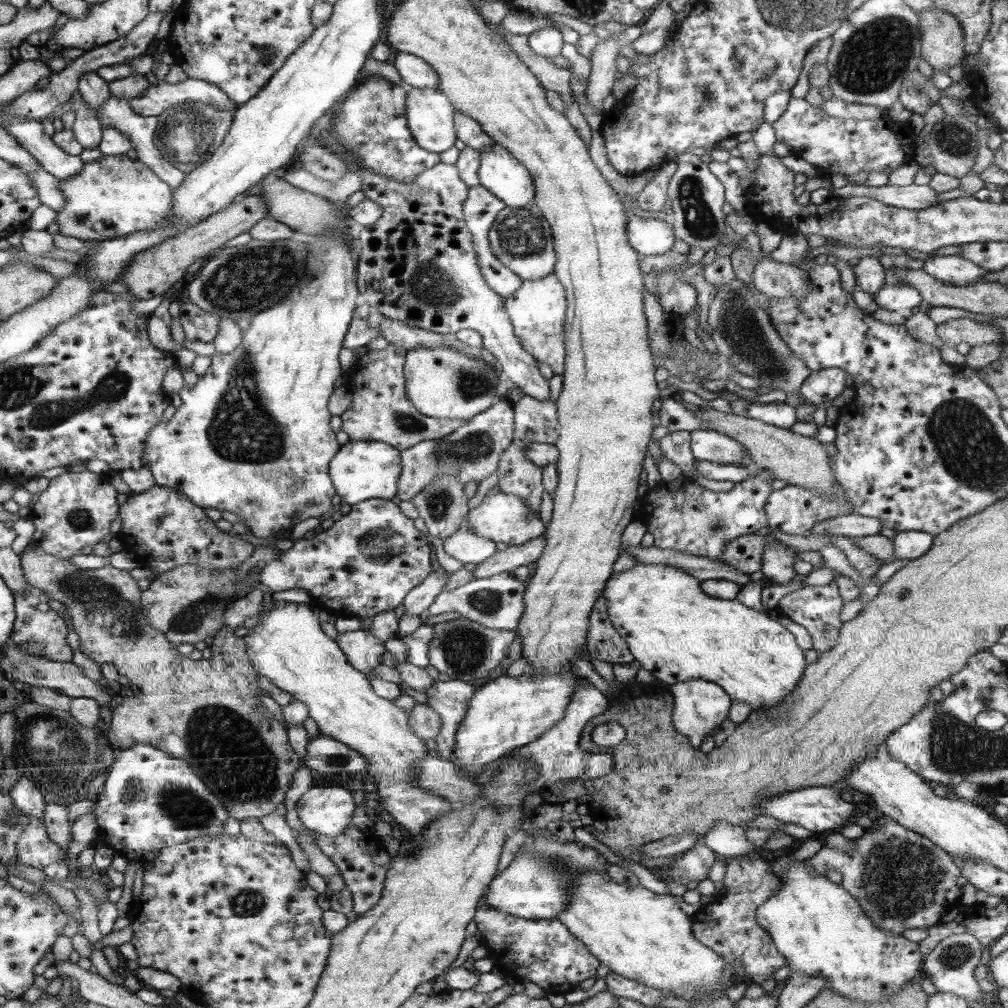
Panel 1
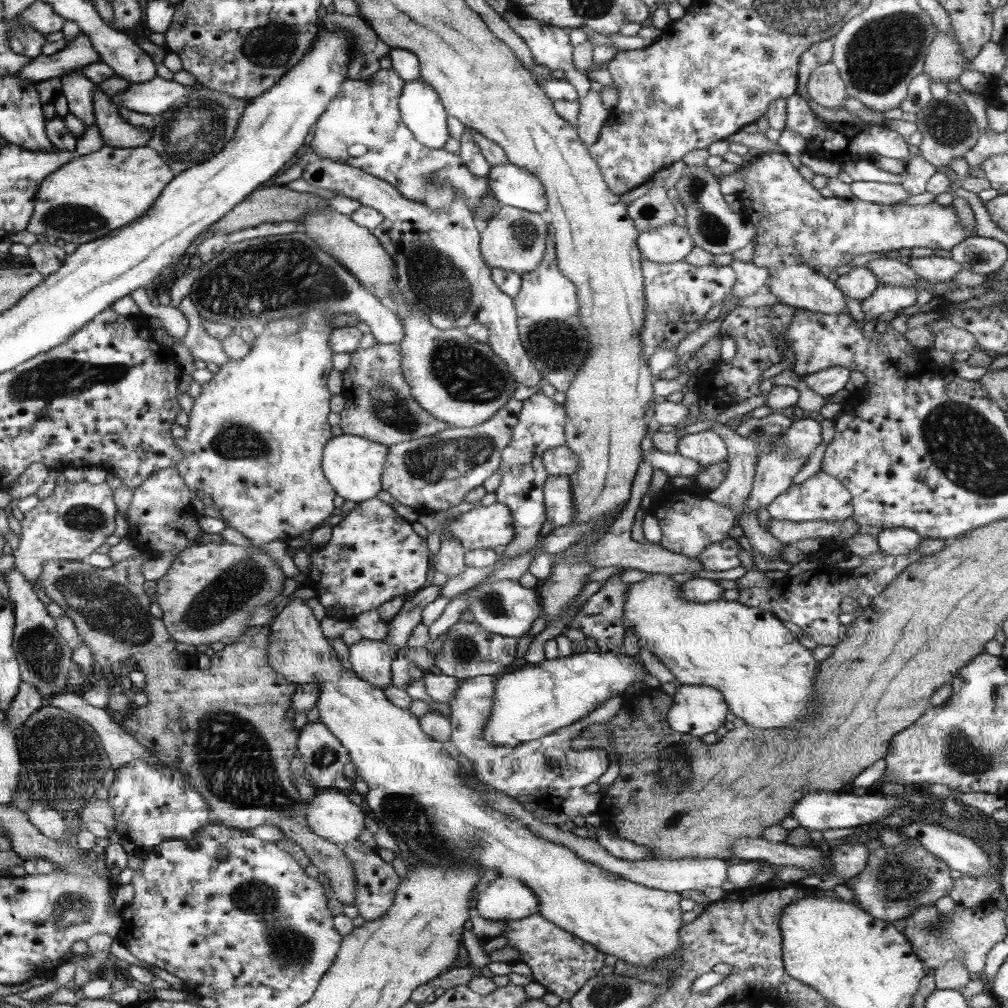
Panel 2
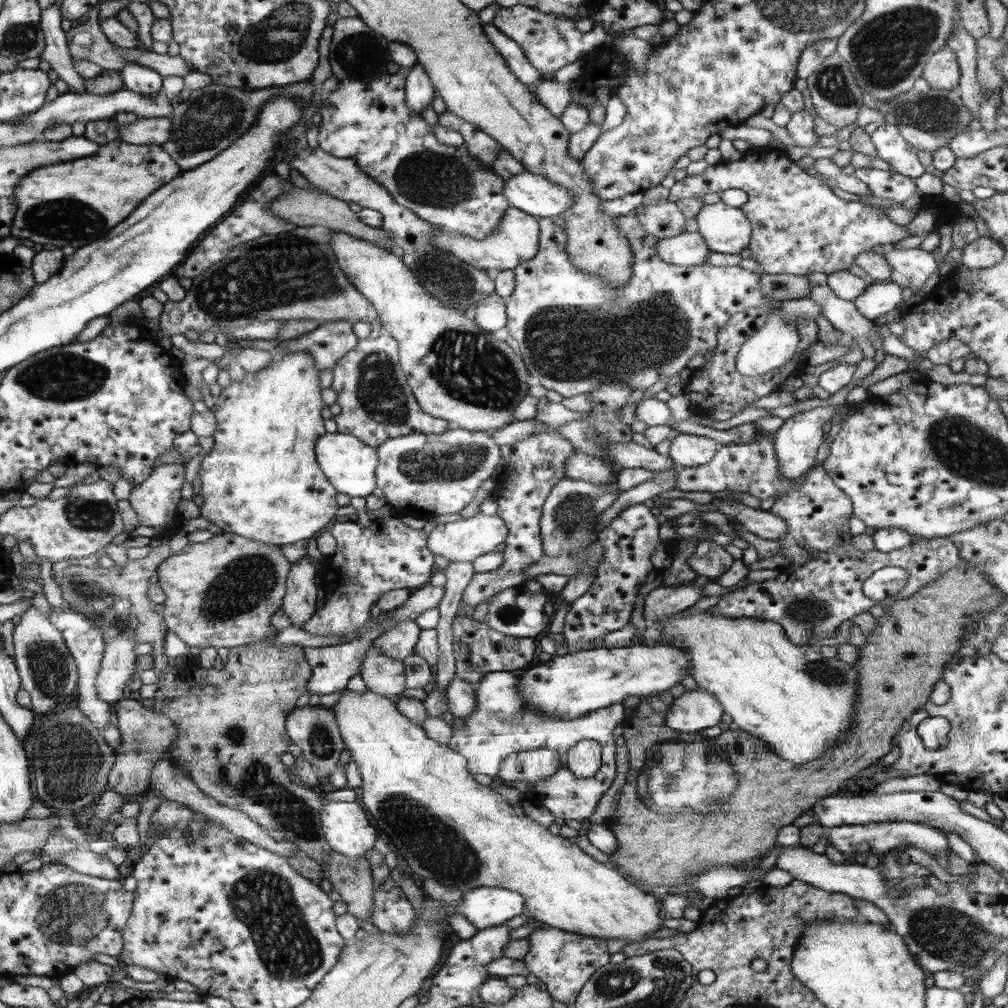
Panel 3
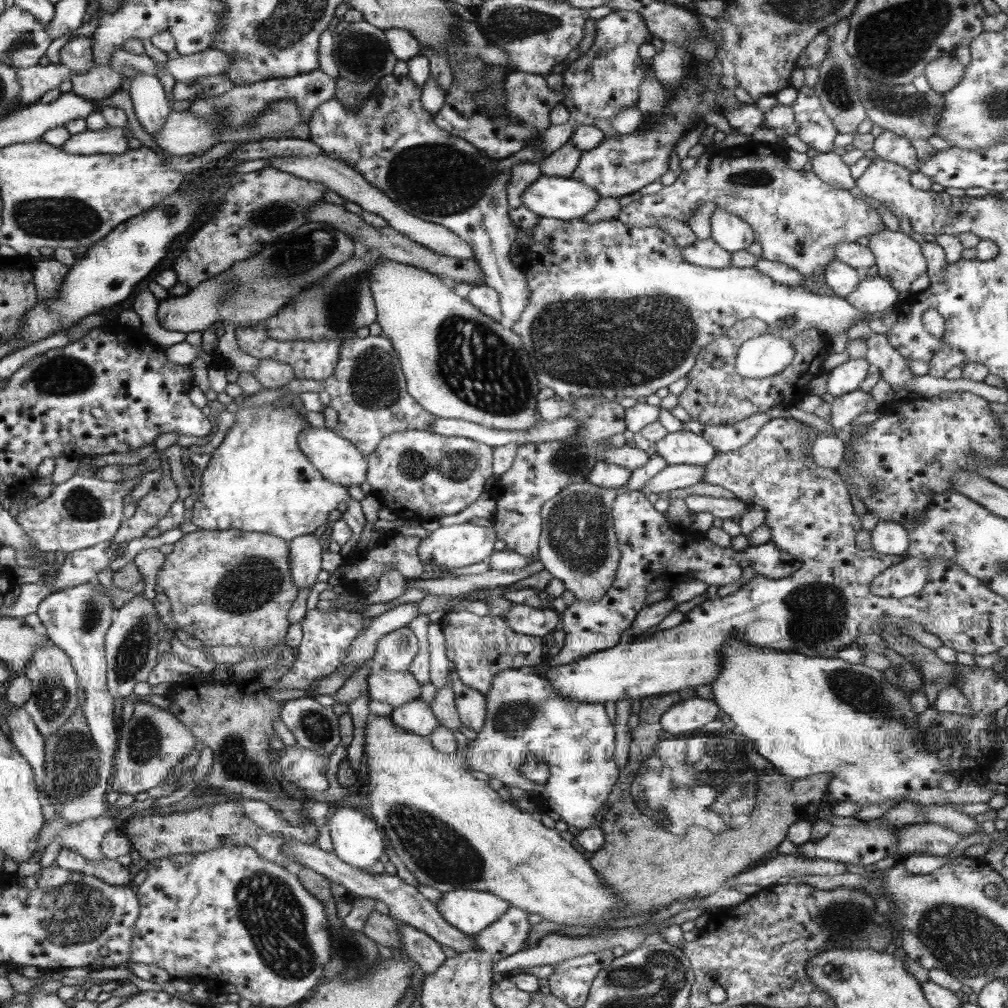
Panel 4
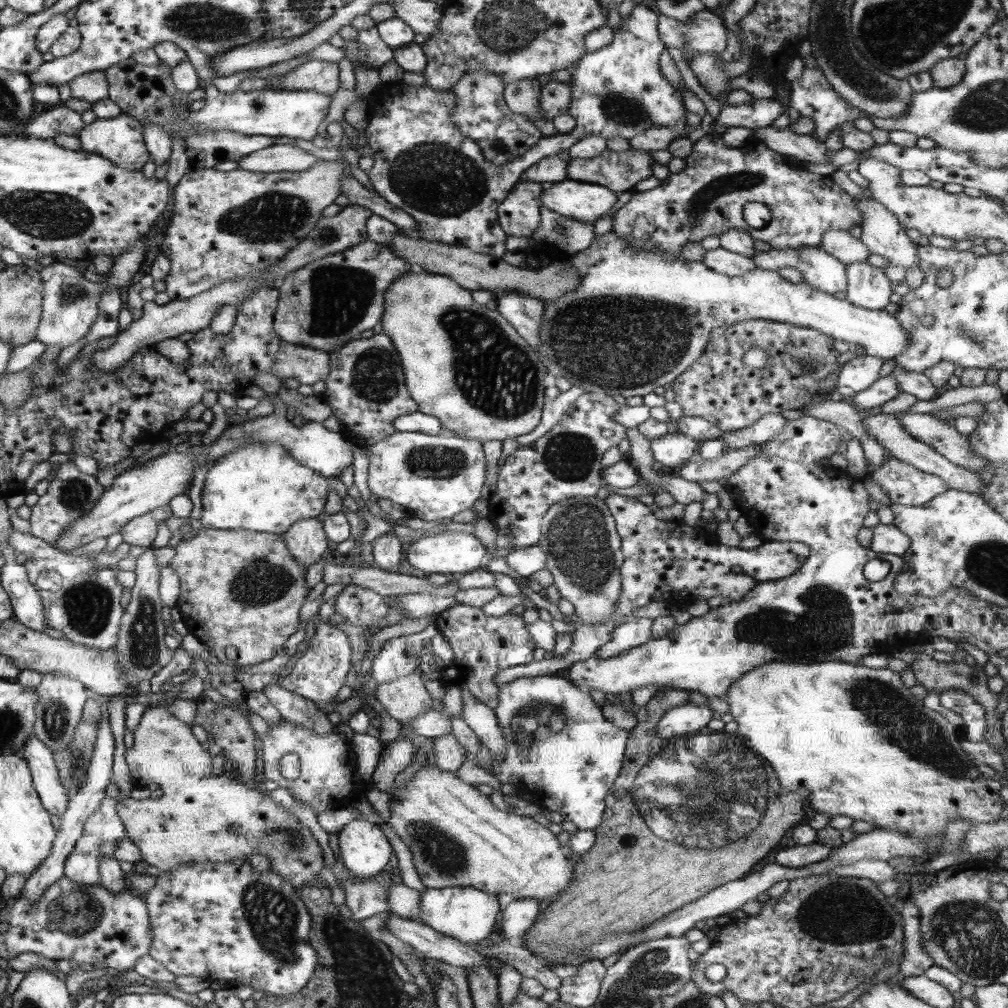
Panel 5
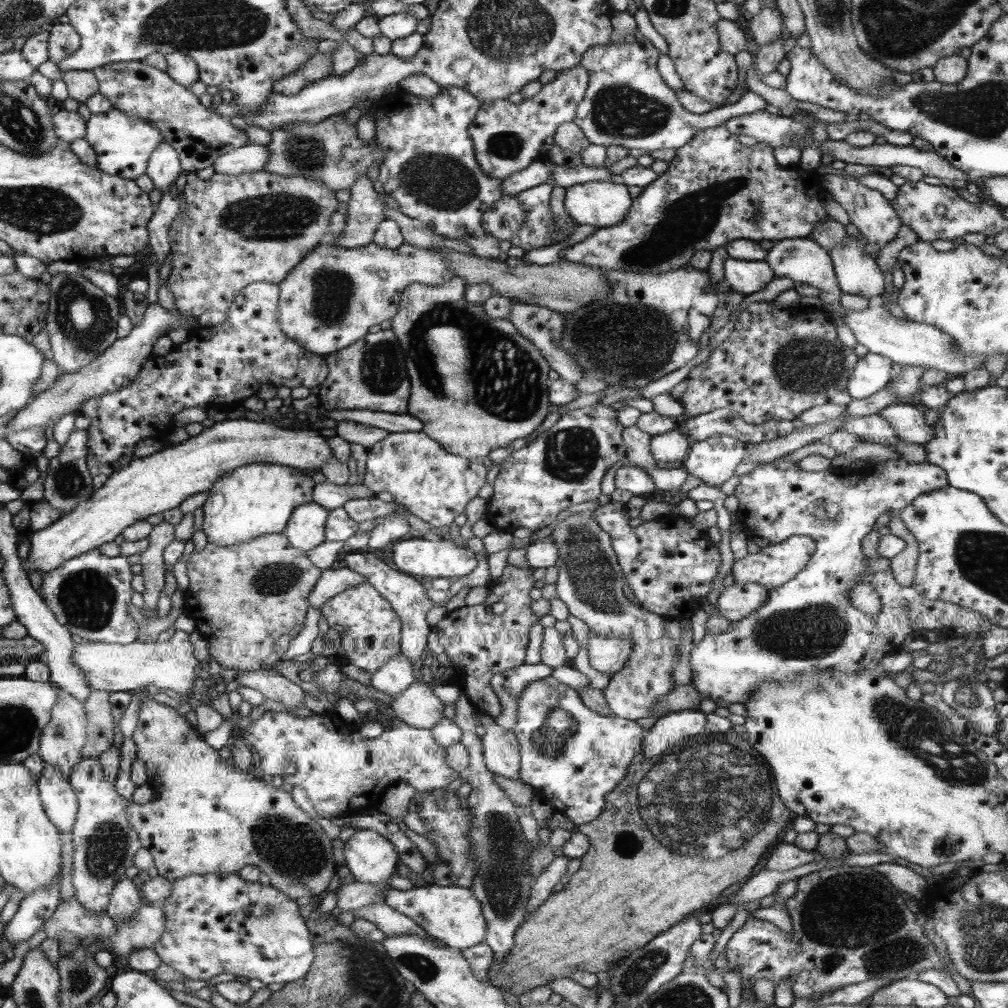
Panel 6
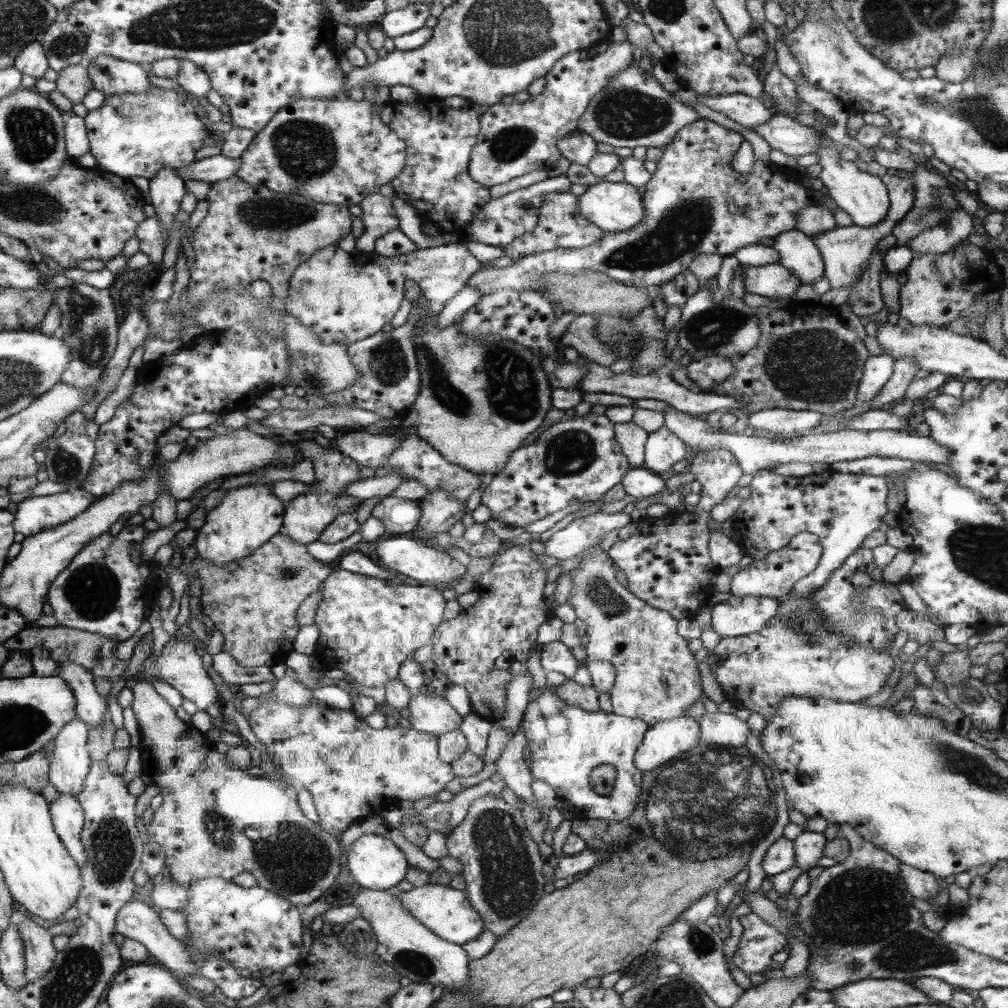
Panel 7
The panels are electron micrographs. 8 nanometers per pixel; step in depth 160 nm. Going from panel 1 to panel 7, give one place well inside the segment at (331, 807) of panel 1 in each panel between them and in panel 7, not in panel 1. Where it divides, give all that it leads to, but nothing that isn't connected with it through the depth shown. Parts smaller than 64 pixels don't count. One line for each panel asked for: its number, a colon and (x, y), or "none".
2: (331, 815)
3: (345, 824)
4: (357, 840)
5: (365, 850)
6: (370, 857)
7: (376, 863)

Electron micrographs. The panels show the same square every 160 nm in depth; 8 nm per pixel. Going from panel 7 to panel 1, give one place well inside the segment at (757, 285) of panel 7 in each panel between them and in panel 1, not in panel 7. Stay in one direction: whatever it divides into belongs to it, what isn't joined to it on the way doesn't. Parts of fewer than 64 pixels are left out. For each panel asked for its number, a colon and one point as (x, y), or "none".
1: (651, 237)
2: (669, 243)
3: (688, 249)
4: (706, 253)
5: (720, 260)
6: (746, 277)

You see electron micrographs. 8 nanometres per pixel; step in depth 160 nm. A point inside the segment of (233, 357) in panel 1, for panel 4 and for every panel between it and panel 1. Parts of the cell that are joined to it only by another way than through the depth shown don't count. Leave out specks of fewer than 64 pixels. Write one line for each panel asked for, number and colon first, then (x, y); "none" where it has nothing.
2: (255, 438)
3: (262, 480)
4: (258, 480)

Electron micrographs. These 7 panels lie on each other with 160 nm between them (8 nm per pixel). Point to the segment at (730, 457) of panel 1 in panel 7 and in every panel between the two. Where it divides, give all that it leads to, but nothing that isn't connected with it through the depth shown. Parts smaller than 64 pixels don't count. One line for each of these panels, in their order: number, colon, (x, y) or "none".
2: (706, 447)
3: (686, 450)
4: (678, 448)
5: (675, 449)
6: (672, 446)
7: (663, 449)

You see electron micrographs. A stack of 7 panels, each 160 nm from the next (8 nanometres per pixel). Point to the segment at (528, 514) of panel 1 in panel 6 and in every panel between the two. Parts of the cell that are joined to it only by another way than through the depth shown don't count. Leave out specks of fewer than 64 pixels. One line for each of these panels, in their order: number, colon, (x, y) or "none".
2: (485, 527)
3: (462, 541)
4: (455, 546)
5: (453, 554)
6: (417, 557)

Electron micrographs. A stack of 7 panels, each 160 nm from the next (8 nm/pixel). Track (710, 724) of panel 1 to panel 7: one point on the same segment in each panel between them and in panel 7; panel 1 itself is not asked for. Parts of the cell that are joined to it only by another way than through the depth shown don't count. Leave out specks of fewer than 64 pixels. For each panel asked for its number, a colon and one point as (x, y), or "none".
2: (697, 710)
3: (694, 710)
4: (688, 715)
5: (688, 718)
6: (675, 728)
7: (665, 741)

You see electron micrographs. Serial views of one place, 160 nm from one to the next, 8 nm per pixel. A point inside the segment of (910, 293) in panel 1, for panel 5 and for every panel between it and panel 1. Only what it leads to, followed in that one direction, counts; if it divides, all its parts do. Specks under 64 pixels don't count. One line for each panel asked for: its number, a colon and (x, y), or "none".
2: (886, 300)
3: (878, 299)
4: (873, 294)
5: (868, 287)

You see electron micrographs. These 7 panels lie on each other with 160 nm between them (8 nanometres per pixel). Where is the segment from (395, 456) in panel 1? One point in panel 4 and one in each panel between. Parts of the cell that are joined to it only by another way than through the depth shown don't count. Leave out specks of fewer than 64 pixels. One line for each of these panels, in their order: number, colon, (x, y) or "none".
2: (353, 465)
3: (350, 465)
4: (340, 461)

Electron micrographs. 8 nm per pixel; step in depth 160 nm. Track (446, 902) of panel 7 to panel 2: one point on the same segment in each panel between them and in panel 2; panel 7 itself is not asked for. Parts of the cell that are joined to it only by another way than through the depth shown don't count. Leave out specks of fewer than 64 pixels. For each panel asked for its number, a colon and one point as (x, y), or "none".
2: (503, 899)
3: (484, 907)
4: (470, 911)
5: (469, 915)
6: (450, 914)

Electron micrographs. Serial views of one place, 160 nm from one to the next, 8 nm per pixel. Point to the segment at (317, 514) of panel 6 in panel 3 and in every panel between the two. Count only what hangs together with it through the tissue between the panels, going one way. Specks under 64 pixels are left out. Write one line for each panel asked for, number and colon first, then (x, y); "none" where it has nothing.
3: (300, 604)
4: (306, 553)
5: (307, 540)

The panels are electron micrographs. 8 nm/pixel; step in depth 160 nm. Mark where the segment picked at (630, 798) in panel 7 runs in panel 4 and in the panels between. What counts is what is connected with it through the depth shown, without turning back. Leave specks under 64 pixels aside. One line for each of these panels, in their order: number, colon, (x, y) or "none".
4: (525, 715)
5: (557, 742)
6: (572, 755)

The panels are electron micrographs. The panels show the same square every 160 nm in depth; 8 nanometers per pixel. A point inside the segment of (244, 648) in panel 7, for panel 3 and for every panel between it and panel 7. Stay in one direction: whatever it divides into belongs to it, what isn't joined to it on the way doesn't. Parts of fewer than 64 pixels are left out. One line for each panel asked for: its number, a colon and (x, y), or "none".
3: (222, 593)
4: (231, 587)
5: (241, 592)
6: (249, 600)

